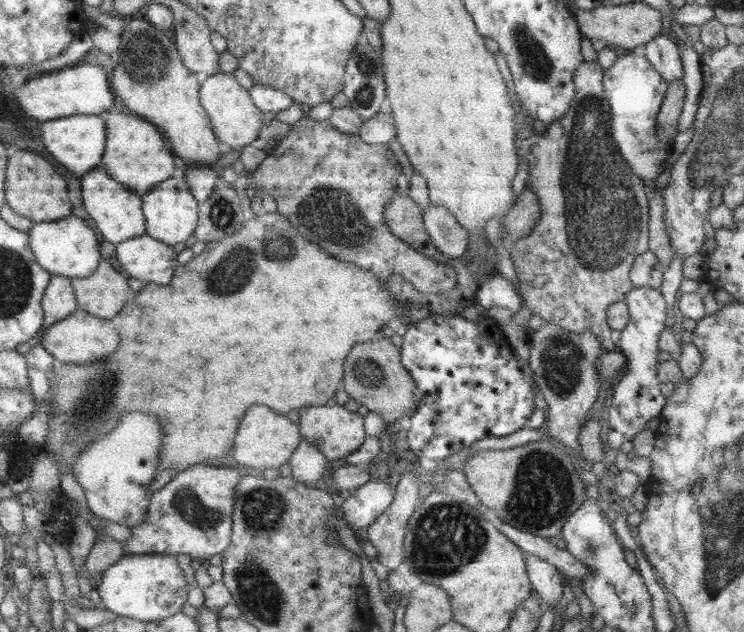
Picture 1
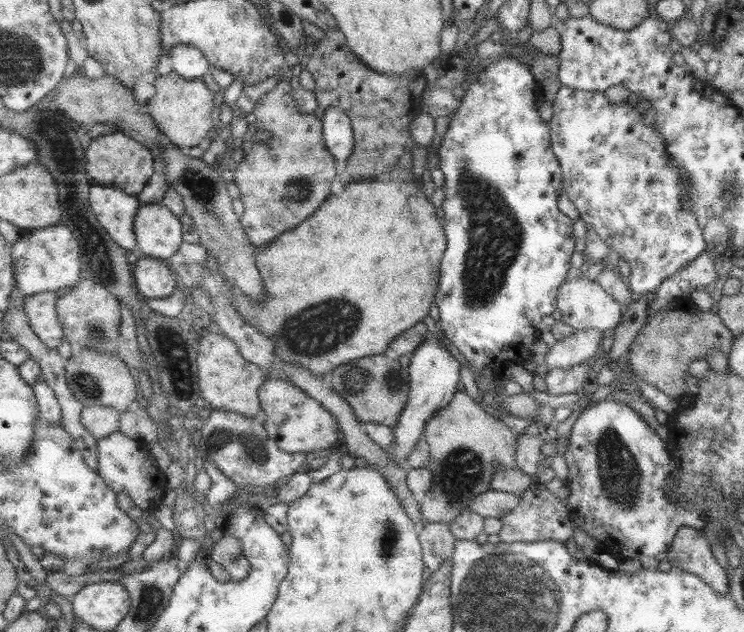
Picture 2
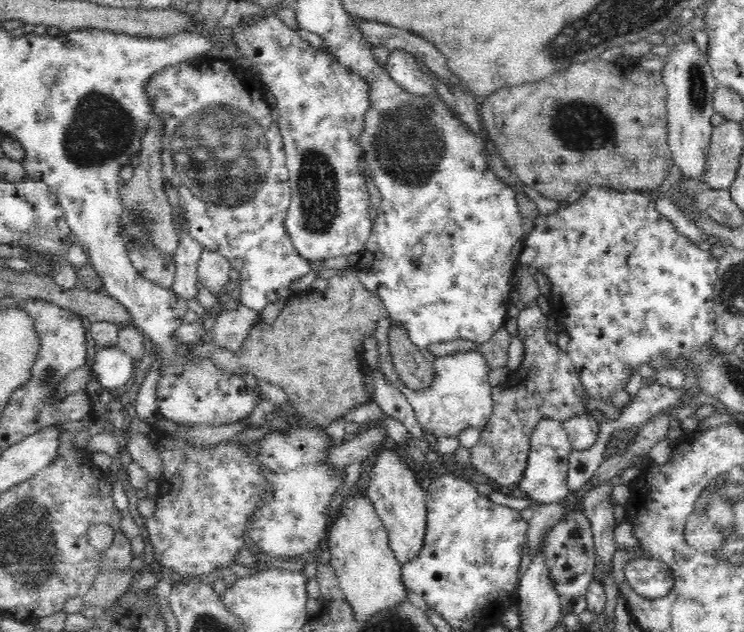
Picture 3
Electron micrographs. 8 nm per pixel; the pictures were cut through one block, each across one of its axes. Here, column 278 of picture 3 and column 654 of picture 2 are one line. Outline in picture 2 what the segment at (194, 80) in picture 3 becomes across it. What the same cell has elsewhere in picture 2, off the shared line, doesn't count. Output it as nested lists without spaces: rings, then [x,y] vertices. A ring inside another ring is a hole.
[[[561,86],[555,94],[552,108],[551,120],[546,123],[548,142],[559,164],[562,192],[575,207],[578,218],[627,262],[630,268],[627,285],[630,290],[641,295],[655,290],[663,279],[687,266],[706,246],[702,228],[690,211],[690,202],[686,198],[688,183],[671,165],[653,124],[643,124],[643,114],[636,110],[632,99],[623,104],[611,104],[603,92]]]

